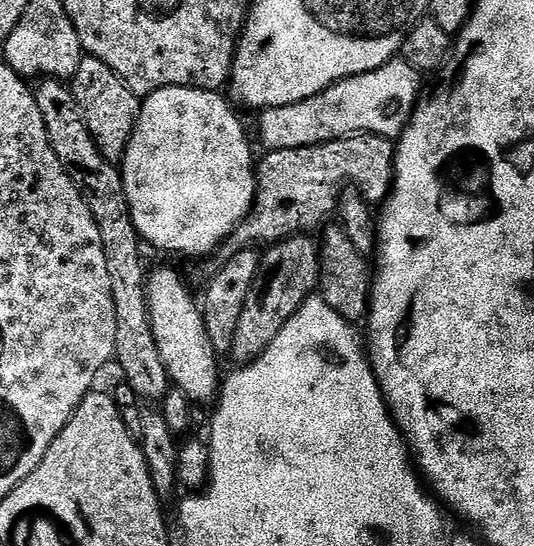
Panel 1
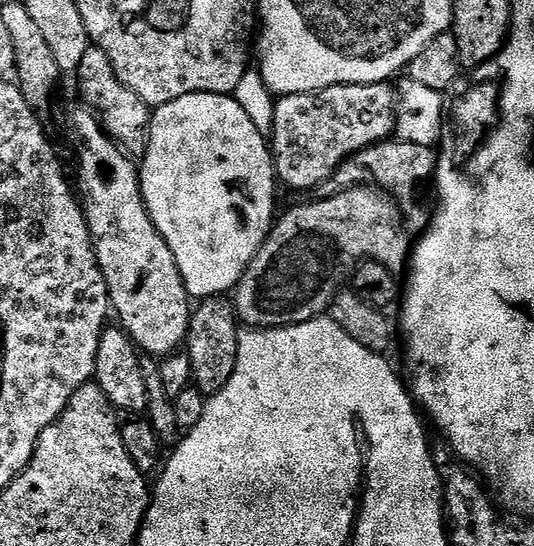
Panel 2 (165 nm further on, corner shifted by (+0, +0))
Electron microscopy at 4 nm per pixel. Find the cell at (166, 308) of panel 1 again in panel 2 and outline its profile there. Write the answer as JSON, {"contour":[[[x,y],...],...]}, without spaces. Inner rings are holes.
{"contour":[[[83,110],[84,112],[76,112],[72,116],[72,128],[76,131],[76,140],[80,143],[80,188],[78,184],[78,196],[82,201],[84,209],[84,216],[88,220],[88,229],[92,235],[92,245],[96,251],[96,261],[104,275],[104,281],[108,287],[108,302],[111,311],[118,319],[119,327],[127,332],[130,339],[134,341],[136,347],[140,349],[141,353],[147,354],[152,358],[163,358],[171,356],[173,352],[177,351],[188,339],[188,323],[192,320],[193,305],[190,303],[190,297],[182,274],[178,270],[178,266],[174,262],[174,254],[170,250],[170,246],[166,246],[166,242],[162,238],[162,234],[158,234],[158,230],[154,226],[154,222],[150,218],[150,214],[144,205],[142,198],[142,190],[140,189],[140,174],[137,165],[134,163],[132,157],[125,156],[124,151],[110,139],[107,132],[104,131],[99,119],[91,111]]]}

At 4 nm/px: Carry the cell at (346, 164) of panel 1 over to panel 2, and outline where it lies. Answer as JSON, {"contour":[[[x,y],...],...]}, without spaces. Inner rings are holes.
{"contour":[[[389,138],[381,144],[370,146],[351,156],[335,174],[322,185],[324,196],[335,196],[347,188],[375,186],[387,190],[397,201],[402,202],[404,225],[410,234],[422,234],[431,223],[431,211],[420,206],[416,200],[416,183],[428,181],[435,175],[437,151],[426,146],[415,145],[399,138]]]}

